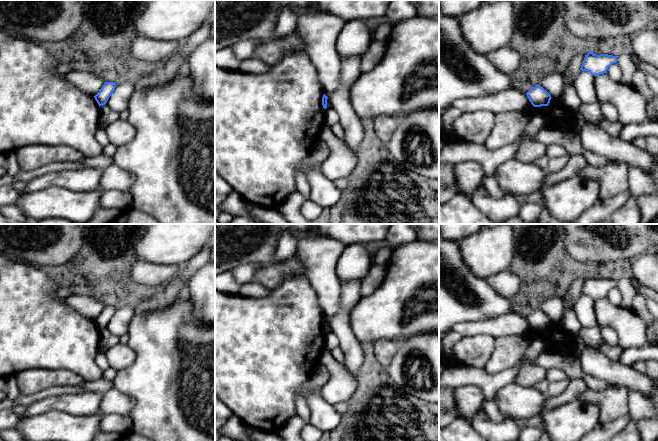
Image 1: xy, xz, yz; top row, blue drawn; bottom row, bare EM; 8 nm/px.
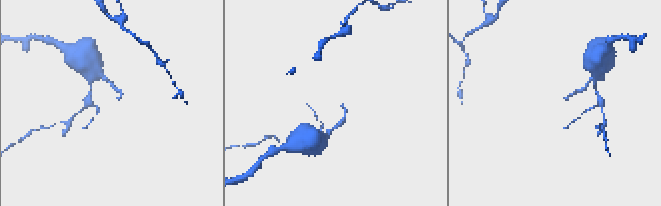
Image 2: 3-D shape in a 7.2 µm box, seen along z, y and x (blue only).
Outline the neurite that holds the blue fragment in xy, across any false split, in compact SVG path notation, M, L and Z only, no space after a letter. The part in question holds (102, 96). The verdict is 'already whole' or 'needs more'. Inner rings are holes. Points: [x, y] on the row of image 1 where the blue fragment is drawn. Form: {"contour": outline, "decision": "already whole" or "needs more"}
{"contour": "M105 82L99 92L94 96L95 100L97 101L99 107L103 106L107 103L109 97L113 93L116 87L115 82Z", "decision": "already whole"}

